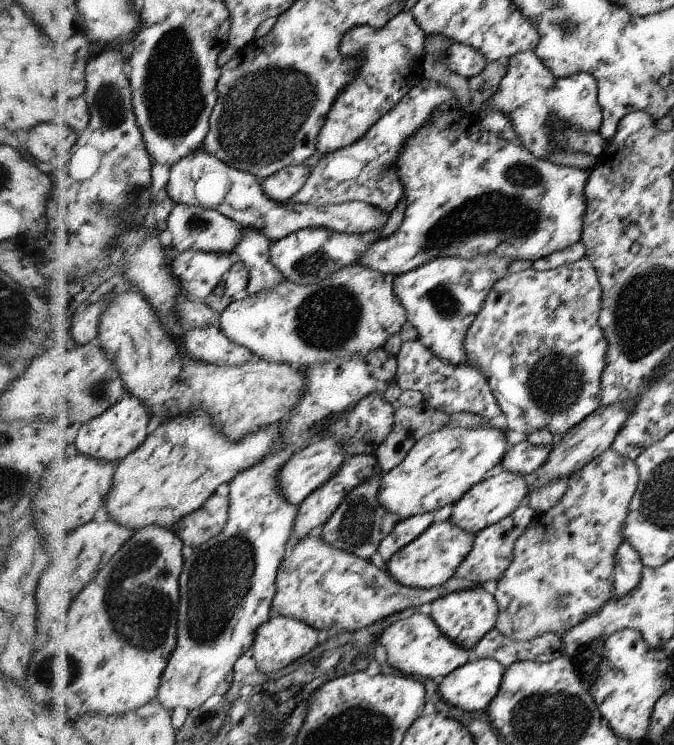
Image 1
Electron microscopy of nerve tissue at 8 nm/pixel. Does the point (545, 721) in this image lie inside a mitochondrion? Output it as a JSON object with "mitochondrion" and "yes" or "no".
{"mitochondrion":"yes"}

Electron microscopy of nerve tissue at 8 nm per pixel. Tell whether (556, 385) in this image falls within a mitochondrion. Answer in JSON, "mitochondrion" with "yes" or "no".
{"mitochondrion":"yes"}

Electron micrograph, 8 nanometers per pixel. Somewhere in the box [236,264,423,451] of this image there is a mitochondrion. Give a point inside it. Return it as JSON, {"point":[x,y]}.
{"point":[326,319]}

